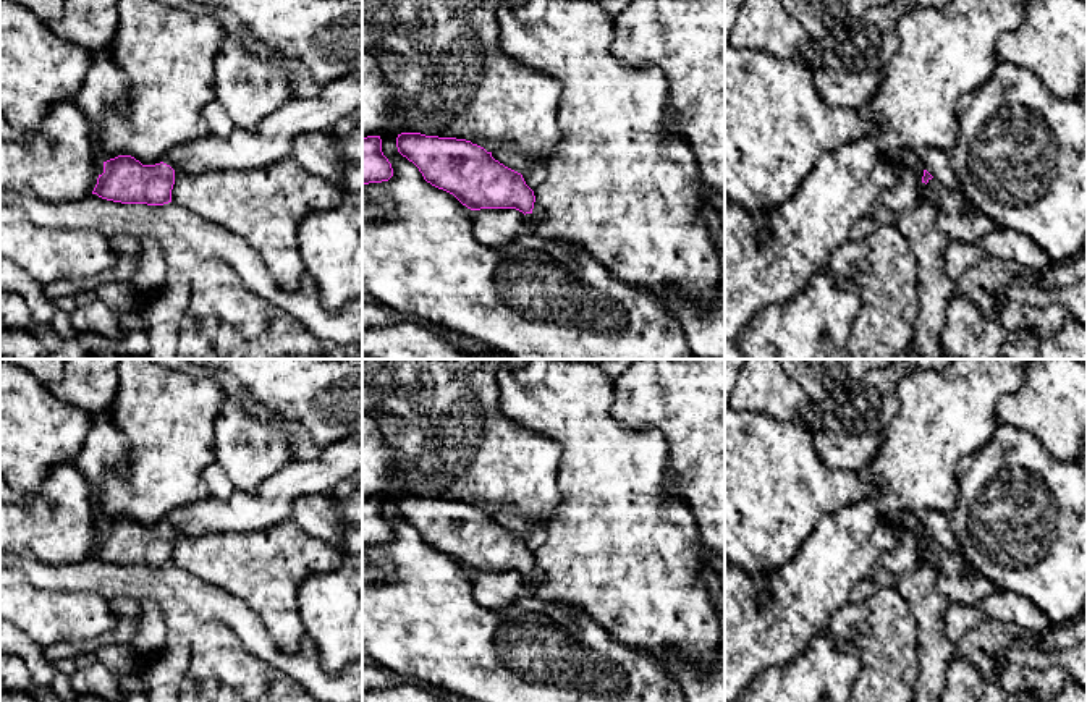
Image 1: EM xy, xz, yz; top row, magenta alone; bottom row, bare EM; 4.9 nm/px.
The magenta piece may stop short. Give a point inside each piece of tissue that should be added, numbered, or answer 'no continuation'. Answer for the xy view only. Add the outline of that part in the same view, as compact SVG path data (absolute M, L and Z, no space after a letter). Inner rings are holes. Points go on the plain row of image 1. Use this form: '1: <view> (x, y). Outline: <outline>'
1: xy (272, 502). Outline: M362 430L328 445L315 459L288 463L264 480L256 493L235 490L226 500L201 500L171 511L163 526L191 537L264 529L288 519L296 498L328 495L340 480L359 467L362 467Z

